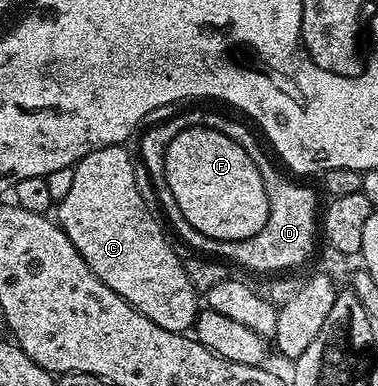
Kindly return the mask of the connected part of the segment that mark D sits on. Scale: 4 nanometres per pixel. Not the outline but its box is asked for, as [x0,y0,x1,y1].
[139,109,318,275]

